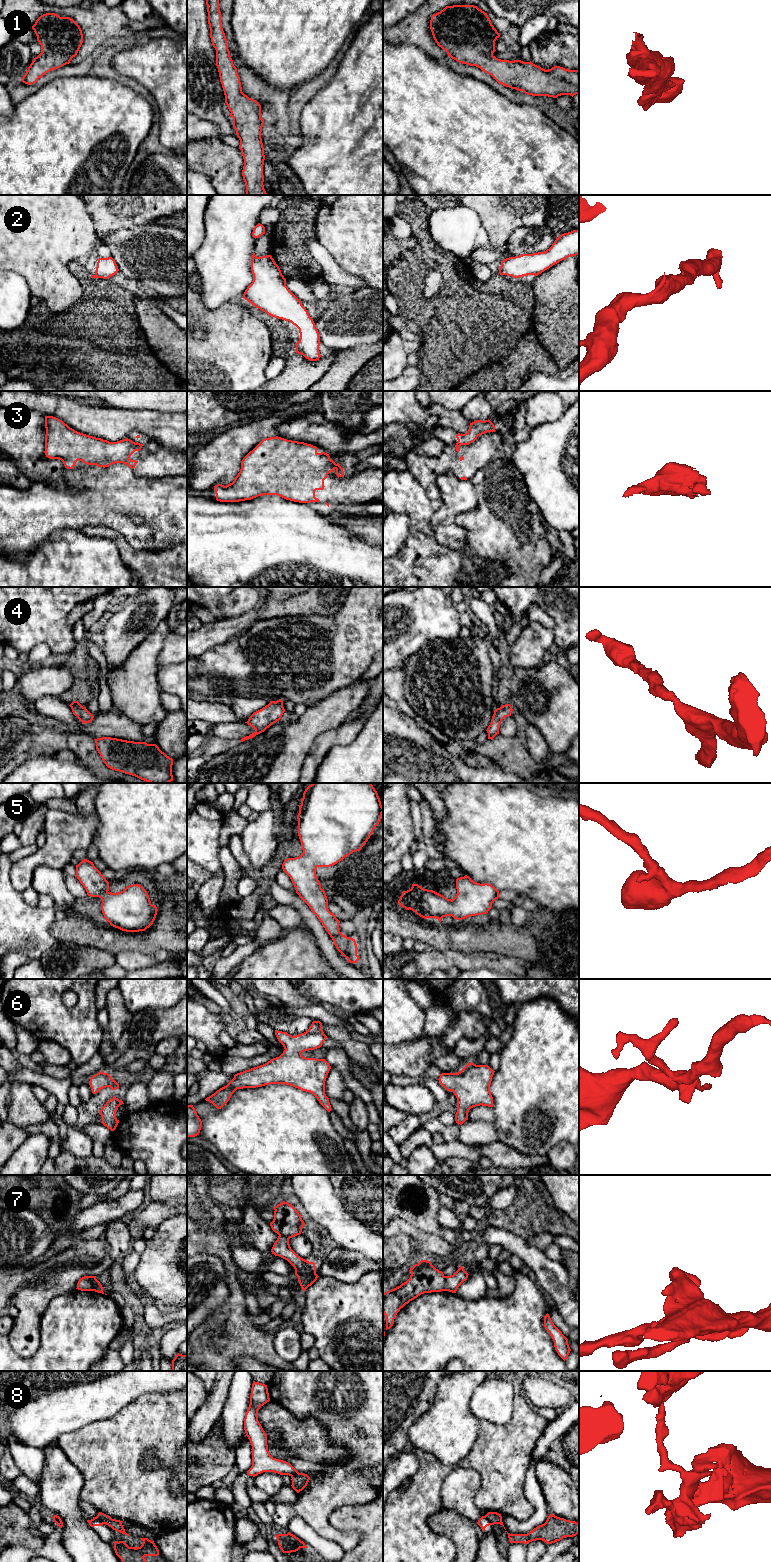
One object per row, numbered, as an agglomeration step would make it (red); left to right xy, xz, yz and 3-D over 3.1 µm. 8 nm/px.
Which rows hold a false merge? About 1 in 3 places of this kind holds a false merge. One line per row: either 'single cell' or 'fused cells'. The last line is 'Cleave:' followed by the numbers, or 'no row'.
1: single cell
2: single cell
3: fused cells
4: single cell
5: single cell
6: single cell
7: fused cells
8: fused cells
Cleave: 3, 7, 8

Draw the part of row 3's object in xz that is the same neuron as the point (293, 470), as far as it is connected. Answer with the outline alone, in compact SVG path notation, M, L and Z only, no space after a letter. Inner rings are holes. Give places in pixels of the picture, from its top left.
M278 436L265 438L243 458L240 472L232 483L226 486L222 484L214 486L216 500L220 502L239 502L263 495L277 495L286 500L299 503L320 502L315 497L315 491L324 489L324 480L330 472L334 472L336 463L330 459L329 454L325 452L318 453L317 450L316 446L304 442L287 440Z

